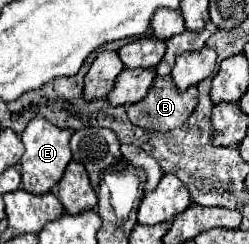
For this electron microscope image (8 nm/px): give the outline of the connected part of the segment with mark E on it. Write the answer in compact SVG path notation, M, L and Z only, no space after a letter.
M36 115L30 119L26 129L22 131L22 143L26 147L26 151L20 159L22 189L26 189L28 193L42 195L42 193L50 193L56 187L56 183L62 179L66 165L72 159L72 151L68 145L70 137L72 137L70 129L60 129L60 127L52 125L50 121L46 121L42 115Z

